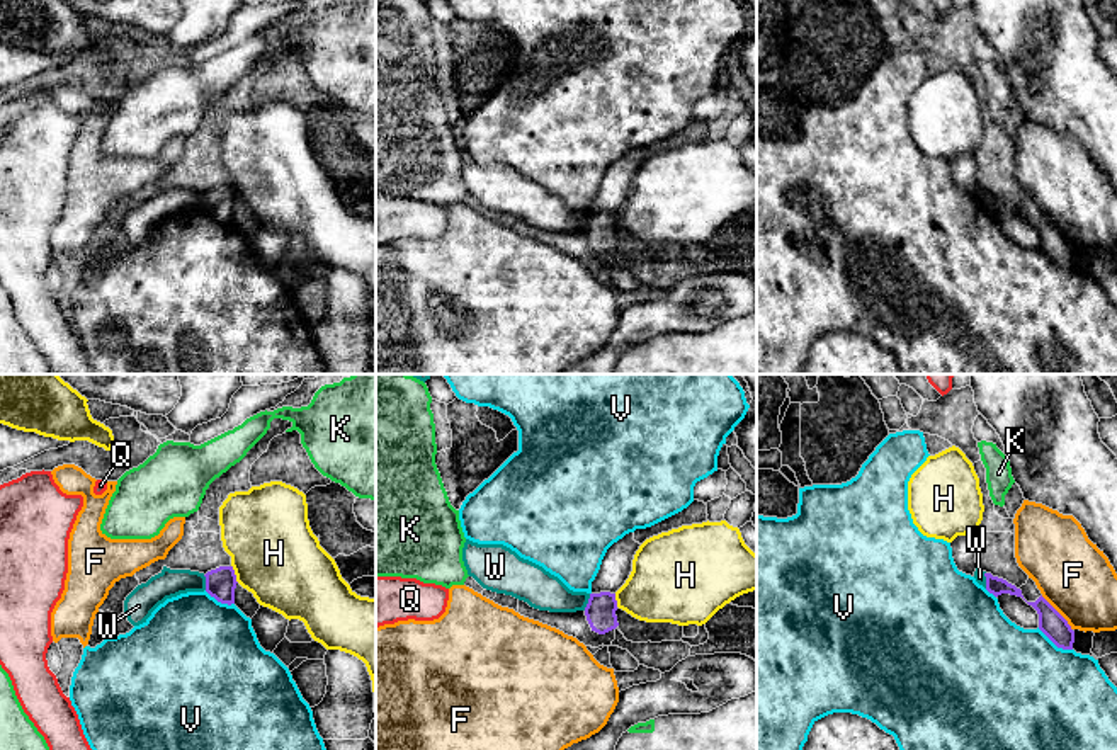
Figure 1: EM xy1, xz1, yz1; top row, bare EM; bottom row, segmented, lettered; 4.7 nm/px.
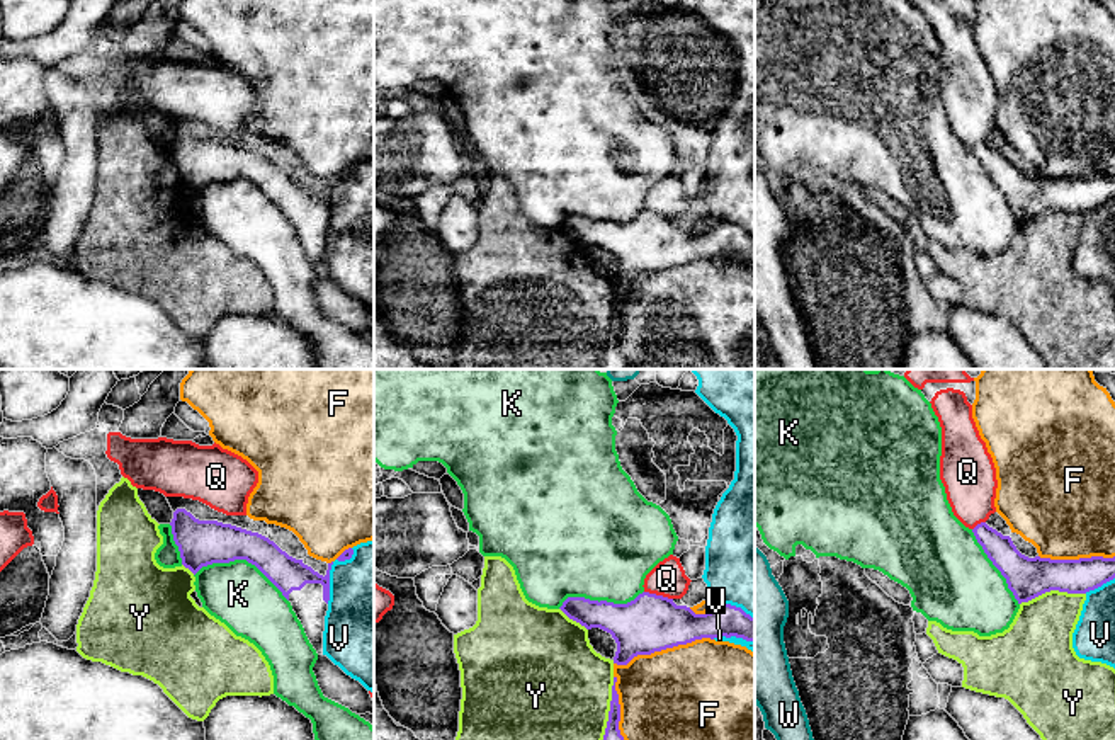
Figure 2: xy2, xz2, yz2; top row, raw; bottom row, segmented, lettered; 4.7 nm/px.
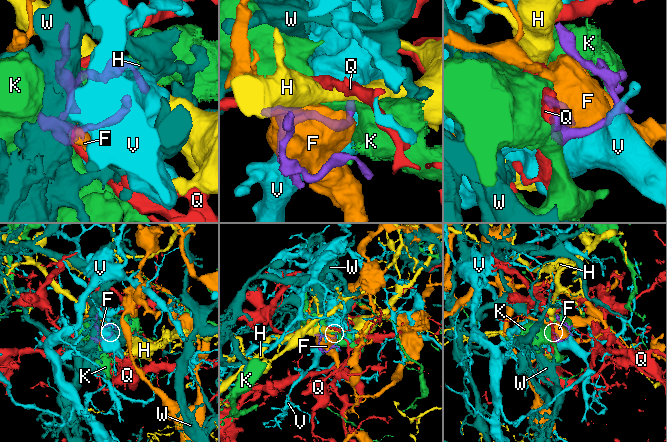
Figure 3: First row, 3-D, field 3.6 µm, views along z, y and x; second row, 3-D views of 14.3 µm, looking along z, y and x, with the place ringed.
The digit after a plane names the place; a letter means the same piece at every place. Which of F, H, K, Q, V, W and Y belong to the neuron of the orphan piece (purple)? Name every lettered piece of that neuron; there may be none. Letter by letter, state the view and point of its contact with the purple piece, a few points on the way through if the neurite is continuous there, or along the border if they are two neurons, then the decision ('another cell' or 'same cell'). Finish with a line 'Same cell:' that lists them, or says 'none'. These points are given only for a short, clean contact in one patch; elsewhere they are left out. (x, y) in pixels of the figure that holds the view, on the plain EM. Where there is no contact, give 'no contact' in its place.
F: contact xz2 (663, 267); another cell
H: contact xy1 (233, 193); border xy1 (232, 184), (238, 201); another cell
K: contact xy2 (242, 177); another cell
Q: contact xz2 (658, 215); another cell
V: contact xy2 (328, 201); another cell
W: contact xz1 (589, 221); border xz1 (590, 213), (584, 228); another cell
Y: contact xz2 (609, 332); another cell
Same cell: none

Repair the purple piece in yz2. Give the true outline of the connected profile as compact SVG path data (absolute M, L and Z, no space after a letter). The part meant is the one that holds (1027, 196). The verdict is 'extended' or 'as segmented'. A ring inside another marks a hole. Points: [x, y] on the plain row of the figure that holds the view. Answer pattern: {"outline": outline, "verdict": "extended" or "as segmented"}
{"outline": "M986 141L972 148L988 177L1006 197L1018 223L1045 211L1086 213L1115 197L1115 175L1079 179L1028 177L1010 155L1003 155Z", "verdict": "as segmented"}

